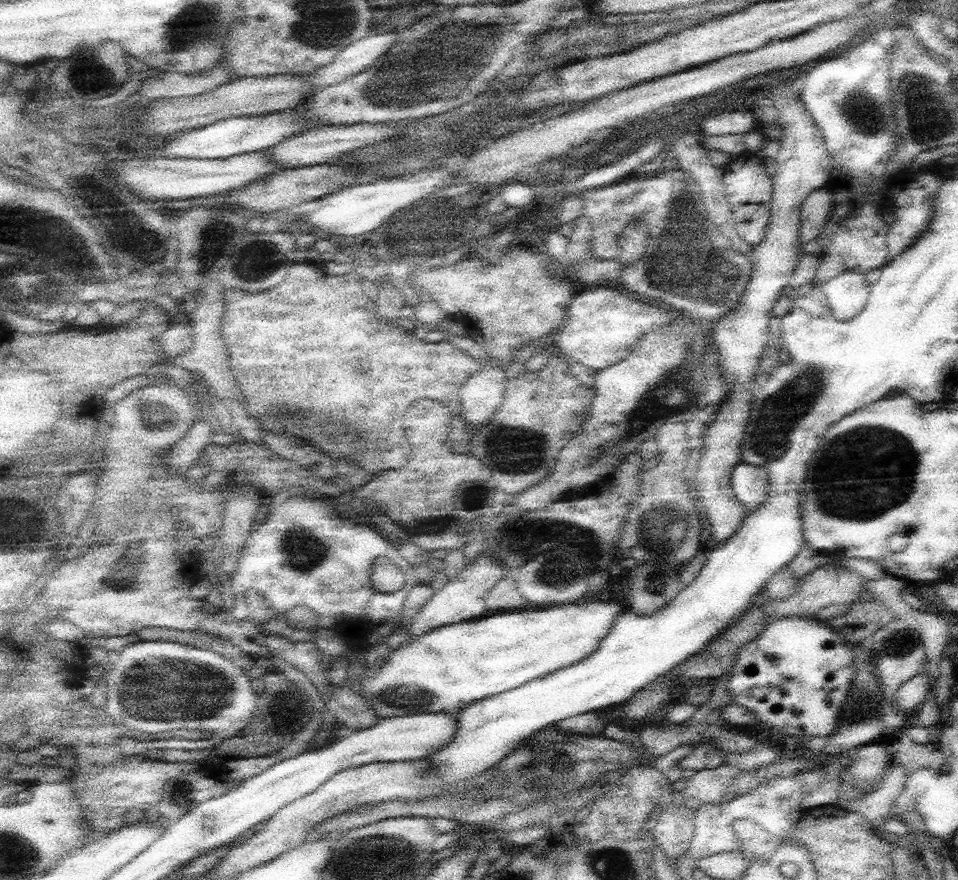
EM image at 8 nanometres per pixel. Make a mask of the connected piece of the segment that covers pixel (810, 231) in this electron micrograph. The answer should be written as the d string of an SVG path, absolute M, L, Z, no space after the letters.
M828 187L816 189L810 193L800 207L800 252L804 256L805 246L818 238L820 230L824 228L832 205L834 205L833 192Z

